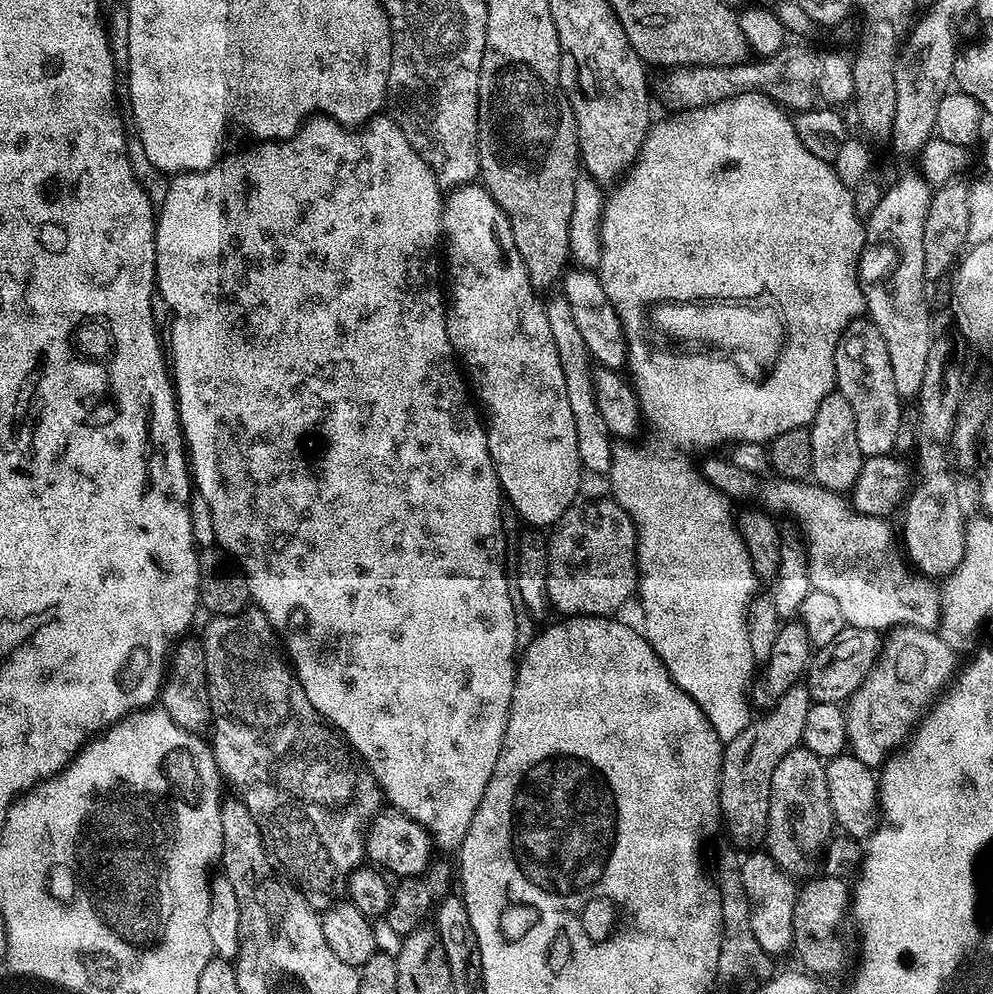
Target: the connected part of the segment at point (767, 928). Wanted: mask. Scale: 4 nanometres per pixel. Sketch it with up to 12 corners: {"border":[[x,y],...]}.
{"border":[[767,851],[740,860],[758,946],[793,951],[798,888]]}

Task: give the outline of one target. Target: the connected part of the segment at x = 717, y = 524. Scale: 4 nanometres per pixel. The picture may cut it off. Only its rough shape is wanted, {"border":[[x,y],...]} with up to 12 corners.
{"border":[[612,454],[642,634],[721,742],[750,722],[758,577],[729,497]]}

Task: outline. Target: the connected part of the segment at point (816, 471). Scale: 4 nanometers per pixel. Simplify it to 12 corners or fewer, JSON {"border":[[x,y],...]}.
{"border":[[838,390],[810,425],[811,479],[847,493],[862,470],[854,410]]}

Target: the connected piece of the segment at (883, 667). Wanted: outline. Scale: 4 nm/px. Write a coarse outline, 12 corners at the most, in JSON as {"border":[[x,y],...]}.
{"border":[[891,629],[846,701],[851,755],[879,769],[958,672],[939,631]]}

